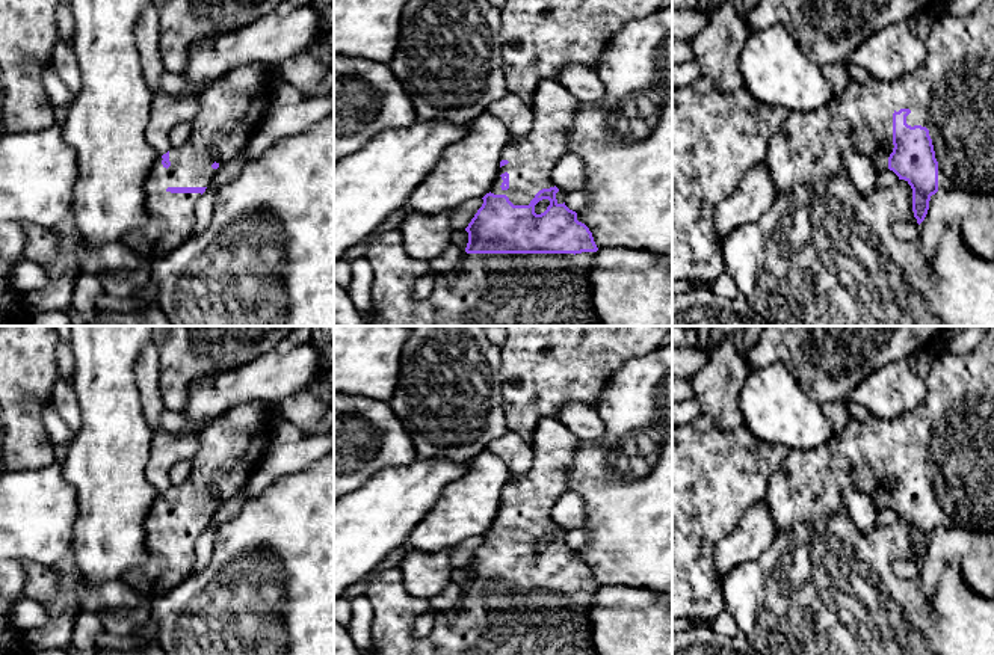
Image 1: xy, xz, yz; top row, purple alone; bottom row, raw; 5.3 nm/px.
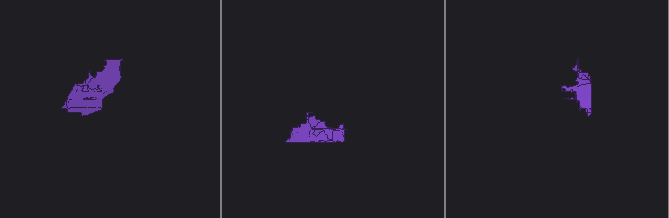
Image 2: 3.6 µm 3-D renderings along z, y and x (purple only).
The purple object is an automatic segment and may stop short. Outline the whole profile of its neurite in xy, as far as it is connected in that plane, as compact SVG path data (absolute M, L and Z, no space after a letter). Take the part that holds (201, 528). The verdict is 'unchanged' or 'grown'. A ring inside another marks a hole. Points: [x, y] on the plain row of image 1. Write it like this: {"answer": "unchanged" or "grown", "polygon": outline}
{"answer": "grown", "polygon": "M267 403L234 406L199 430L198 438L199 450L190 460L190 477L159 494L148 510L148 561L121 578L150 602L190 577L198 537L216 507L234 495L269 454L273 429Z"}

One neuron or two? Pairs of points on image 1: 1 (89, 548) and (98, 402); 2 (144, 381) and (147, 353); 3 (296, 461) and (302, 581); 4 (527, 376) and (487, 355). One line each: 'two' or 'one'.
1: one
2: one
3: two
4: two

